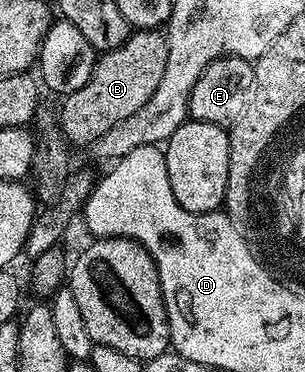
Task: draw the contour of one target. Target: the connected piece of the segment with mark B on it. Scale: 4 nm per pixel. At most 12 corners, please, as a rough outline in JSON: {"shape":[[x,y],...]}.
{"shape":[[133,32],[63,98],[59,128],[91,146],[158,91],[167,36]]}

